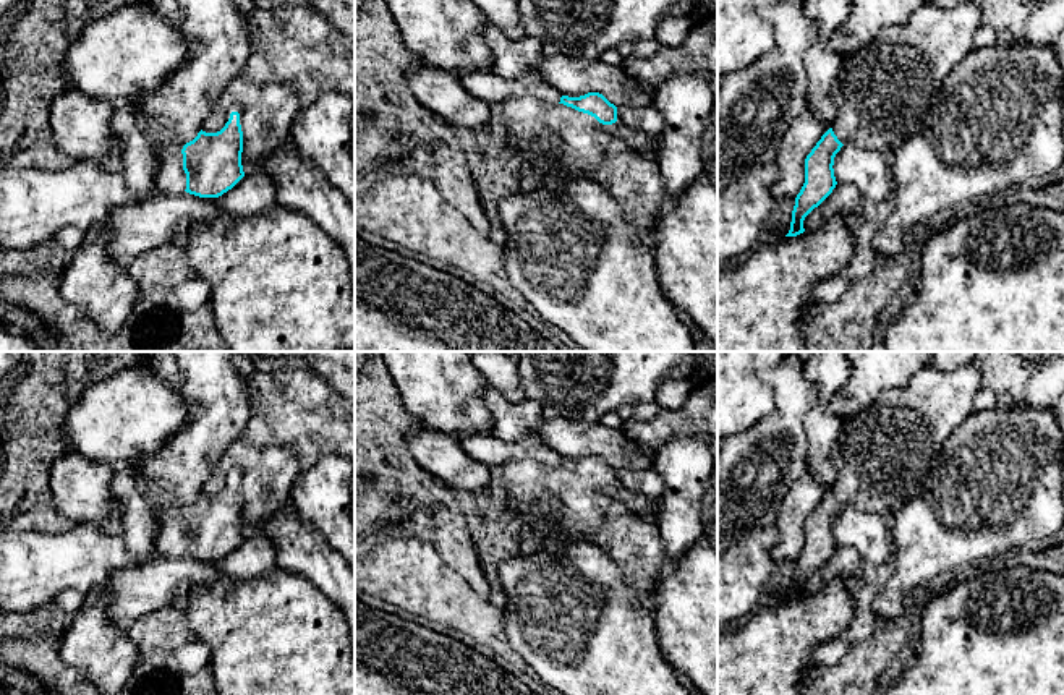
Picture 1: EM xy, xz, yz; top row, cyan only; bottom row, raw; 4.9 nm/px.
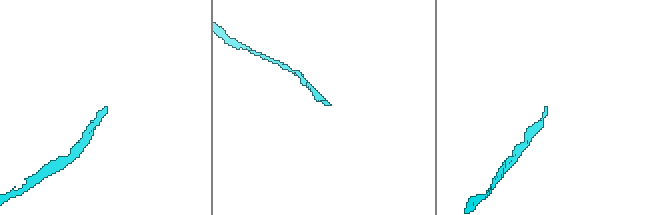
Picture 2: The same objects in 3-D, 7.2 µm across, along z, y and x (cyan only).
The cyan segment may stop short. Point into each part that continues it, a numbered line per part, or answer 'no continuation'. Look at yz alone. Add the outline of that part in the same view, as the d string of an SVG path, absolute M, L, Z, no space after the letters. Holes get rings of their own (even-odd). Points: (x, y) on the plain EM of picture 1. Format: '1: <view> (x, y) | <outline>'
1: yz (888, 449) | M977 361L954 371L923 366L905 387L883 392L863 410L845 416L839 433L842 465L831 488L842 507L884 515L899 510L926 486L934 460L967 418L981 389Z

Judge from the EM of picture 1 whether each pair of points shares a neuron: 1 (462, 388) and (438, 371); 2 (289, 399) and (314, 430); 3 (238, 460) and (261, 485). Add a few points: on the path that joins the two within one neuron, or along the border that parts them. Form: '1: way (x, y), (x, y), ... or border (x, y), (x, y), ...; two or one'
1: way (455, 384), (444, 378); one
2: way (297, 407), (311, 422); one
3: way (245, 467), (256, 478); one

